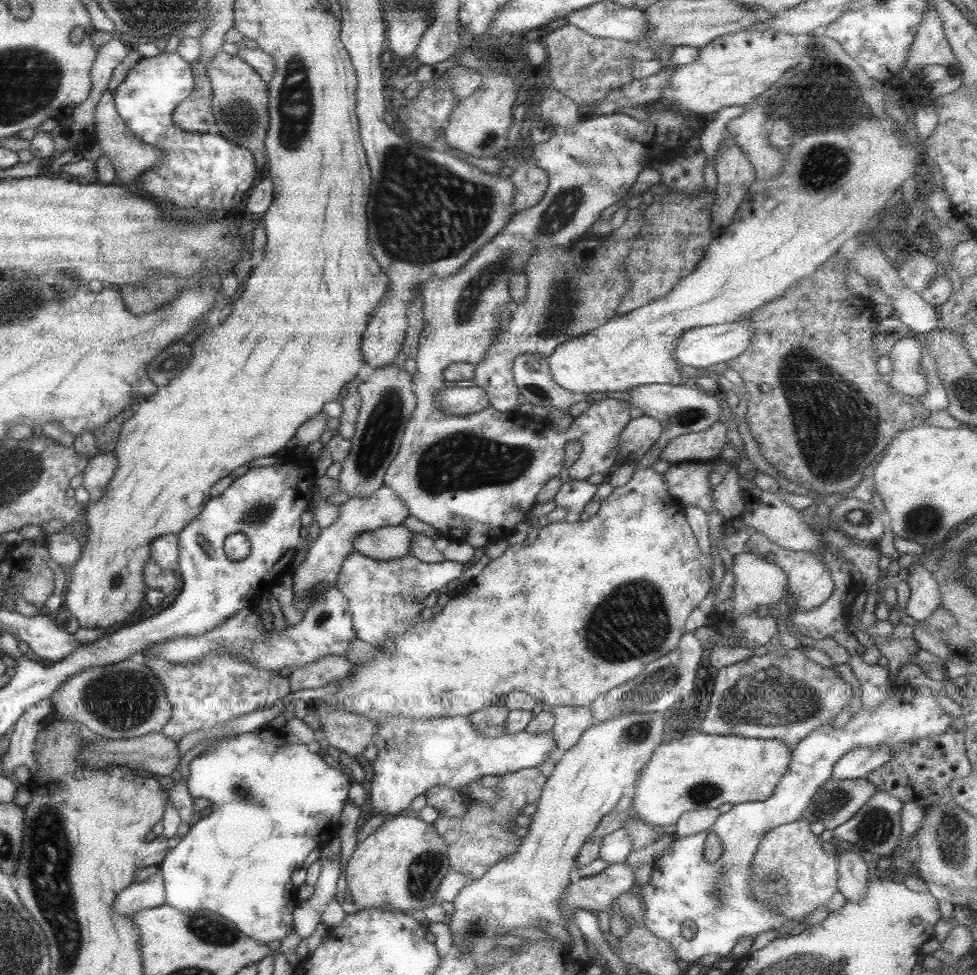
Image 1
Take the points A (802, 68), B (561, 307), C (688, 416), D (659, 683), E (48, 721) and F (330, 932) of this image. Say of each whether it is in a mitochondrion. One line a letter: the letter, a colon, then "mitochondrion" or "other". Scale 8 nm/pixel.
A: other
B: mitochondrion
C: mitochondrion
D: mitochondrion
E: other
F: other

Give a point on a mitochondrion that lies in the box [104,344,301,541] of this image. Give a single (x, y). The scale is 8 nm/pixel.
(261, 513)

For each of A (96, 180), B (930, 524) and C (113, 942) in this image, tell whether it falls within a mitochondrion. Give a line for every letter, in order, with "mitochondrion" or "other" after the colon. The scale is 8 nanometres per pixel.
A: other
B: mitochondrion
C: other

